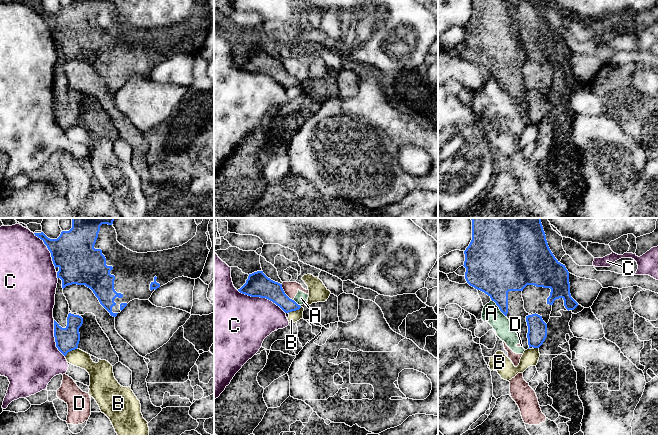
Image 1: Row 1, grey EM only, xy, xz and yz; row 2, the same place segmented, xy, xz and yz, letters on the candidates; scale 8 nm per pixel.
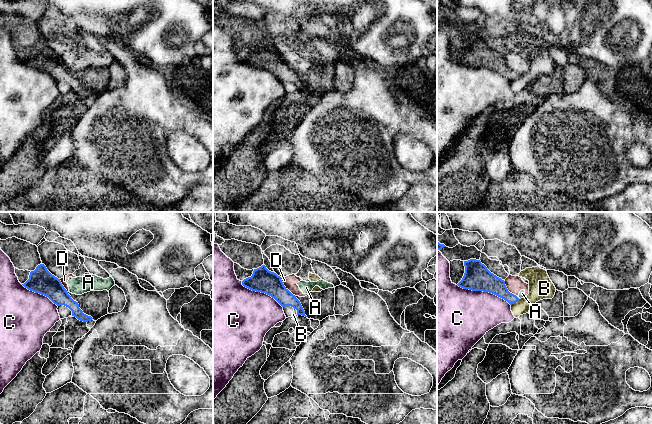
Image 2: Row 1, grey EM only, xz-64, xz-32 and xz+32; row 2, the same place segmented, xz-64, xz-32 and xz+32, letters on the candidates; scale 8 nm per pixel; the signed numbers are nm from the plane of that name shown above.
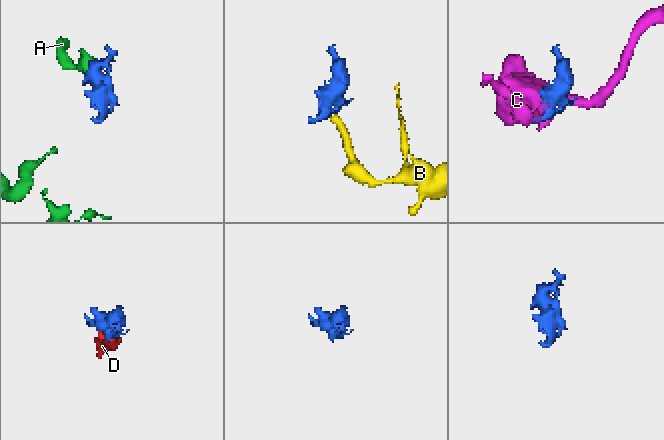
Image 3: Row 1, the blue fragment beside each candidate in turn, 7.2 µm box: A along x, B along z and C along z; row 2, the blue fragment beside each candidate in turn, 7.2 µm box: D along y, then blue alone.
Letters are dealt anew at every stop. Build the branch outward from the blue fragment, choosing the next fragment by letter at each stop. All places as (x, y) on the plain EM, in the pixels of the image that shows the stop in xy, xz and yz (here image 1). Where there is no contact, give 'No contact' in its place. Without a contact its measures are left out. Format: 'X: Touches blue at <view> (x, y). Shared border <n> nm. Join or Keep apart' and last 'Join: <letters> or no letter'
A: Touches blue at yz (499, 84). Shared border 180 nm. Keep apart
B: Touches blue at xz (294, 86). Shared border 120 nm. Keep apart
C: Touches blue at xz (261, 73). Shared border 440 nm. Keep apart
D: Touches blue at xz (284, 68). Shared border 160 nm. Keep apart
Join: no letter

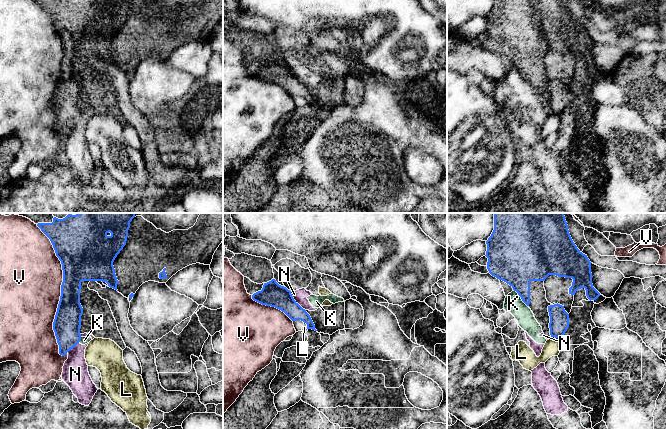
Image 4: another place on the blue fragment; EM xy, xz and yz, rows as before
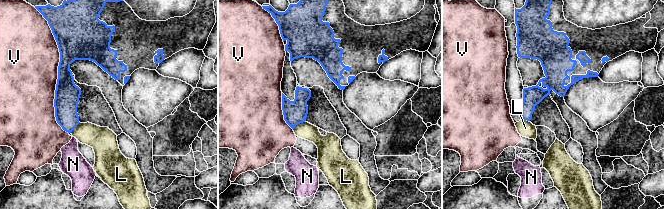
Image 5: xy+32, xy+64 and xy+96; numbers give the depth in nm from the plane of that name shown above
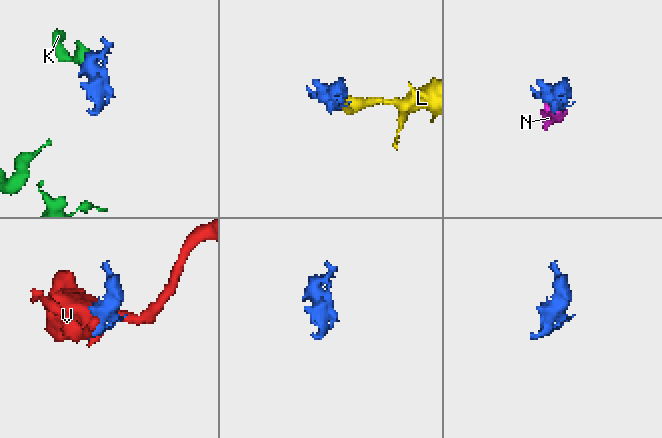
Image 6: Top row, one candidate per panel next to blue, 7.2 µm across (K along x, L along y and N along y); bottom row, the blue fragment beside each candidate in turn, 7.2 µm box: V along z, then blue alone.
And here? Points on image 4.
K: Touches blue at yz (521, 74). Shared border 180 nm. Keep apart
L: Touches blue at yz (558, 113). Shared border 40 nm. Keep apart
N: Touches blue at xz (295, 77). Shared border 200 nm. Keep apart
V: Touches blue at xy (61, 67). Shared border 1100 nm. Keep apart
Join: no letter

